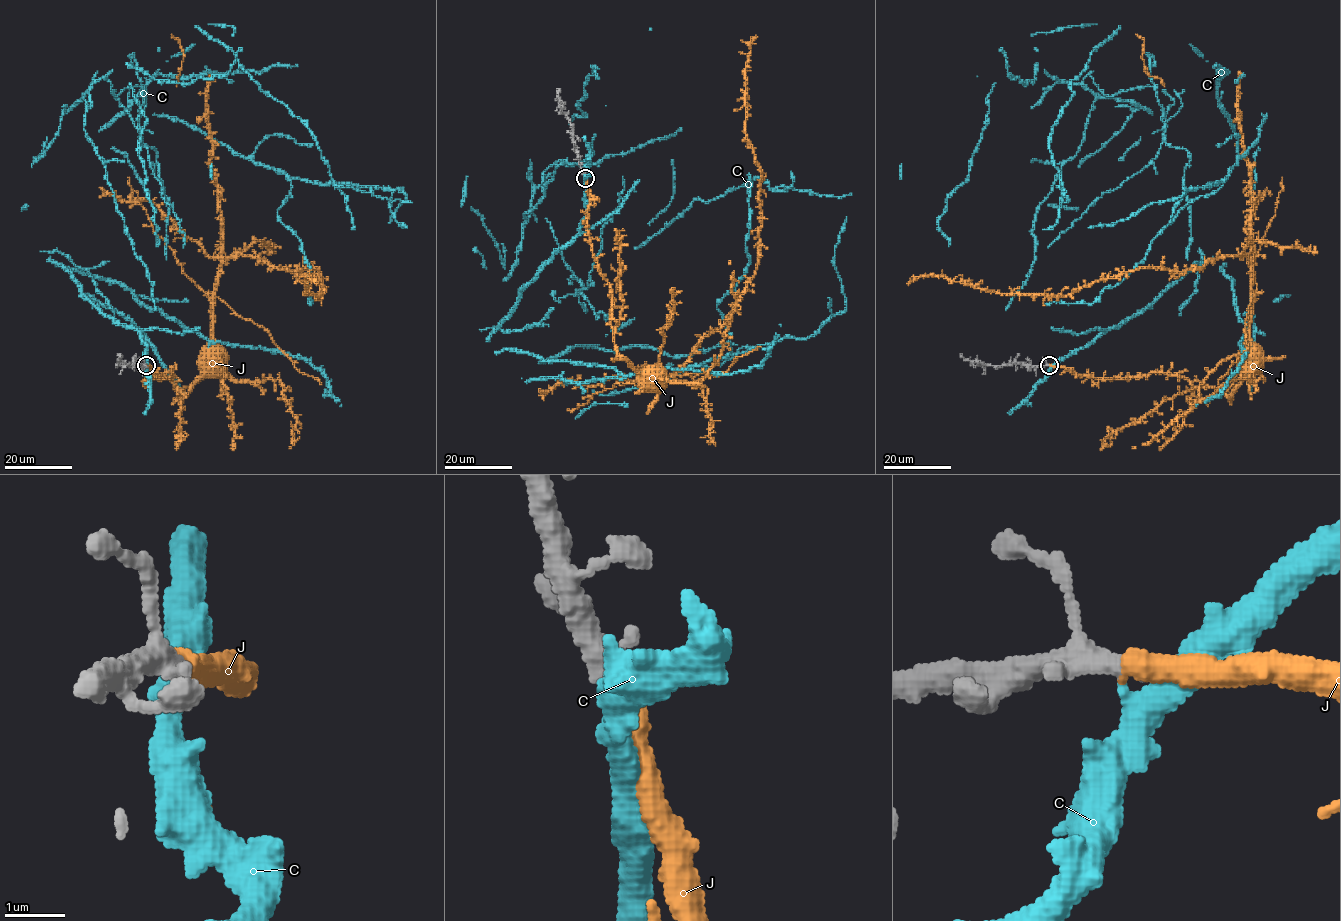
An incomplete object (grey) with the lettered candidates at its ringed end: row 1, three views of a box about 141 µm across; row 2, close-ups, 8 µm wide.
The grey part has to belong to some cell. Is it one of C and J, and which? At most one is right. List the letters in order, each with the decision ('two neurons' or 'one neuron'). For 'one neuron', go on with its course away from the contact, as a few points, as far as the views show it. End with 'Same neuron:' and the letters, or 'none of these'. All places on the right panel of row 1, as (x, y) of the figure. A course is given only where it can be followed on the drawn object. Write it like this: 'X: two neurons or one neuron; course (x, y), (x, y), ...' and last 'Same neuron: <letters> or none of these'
C: two neurons
J: one neuron; course (1049, 365), (1169, 373), (1227, 394), (1245, 373), (1247, 259), (1123, 271), (1067, 294), (927, 275), (908, 283)
Same neuron: J

